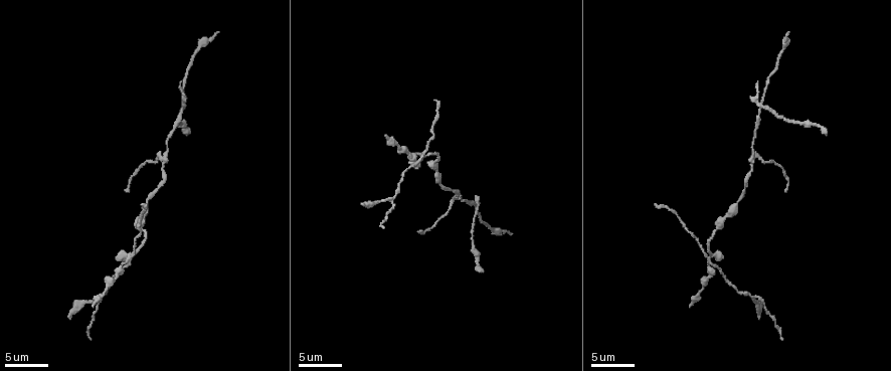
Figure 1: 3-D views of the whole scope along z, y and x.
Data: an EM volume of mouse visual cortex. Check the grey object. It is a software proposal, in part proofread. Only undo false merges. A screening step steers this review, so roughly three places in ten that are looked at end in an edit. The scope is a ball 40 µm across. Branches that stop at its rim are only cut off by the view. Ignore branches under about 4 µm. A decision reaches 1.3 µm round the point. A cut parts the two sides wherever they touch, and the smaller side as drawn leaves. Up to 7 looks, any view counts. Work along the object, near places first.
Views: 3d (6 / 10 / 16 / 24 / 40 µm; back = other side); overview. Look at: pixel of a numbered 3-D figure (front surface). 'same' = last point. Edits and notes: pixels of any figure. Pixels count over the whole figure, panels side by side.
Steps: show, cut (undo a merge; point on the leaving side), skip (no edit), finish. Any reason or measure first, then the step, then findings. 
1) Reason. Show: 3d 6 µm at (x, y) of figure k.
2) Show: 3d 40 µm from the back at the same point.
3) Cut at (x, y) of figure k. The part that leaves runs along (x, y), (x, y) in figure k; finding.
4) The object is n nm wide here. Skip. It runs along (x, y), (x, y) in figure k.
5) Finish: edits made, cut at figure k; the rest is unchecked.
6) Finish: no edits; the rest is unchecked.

Show: 3d 10 µm at (161, 155) of figure 1.

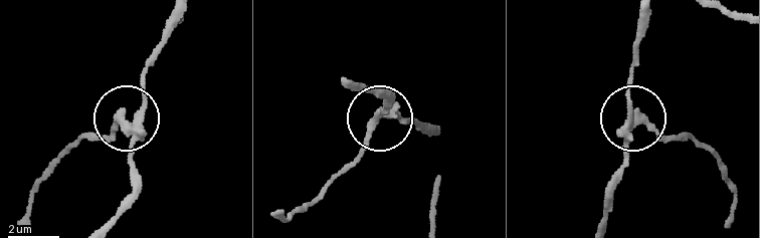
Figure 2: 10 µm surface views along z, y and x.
3 arms meet here. Cut at (111, 137) of figure 2. Two neurons meet here.

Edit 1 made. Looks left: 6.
See it whole again. Show: overview.

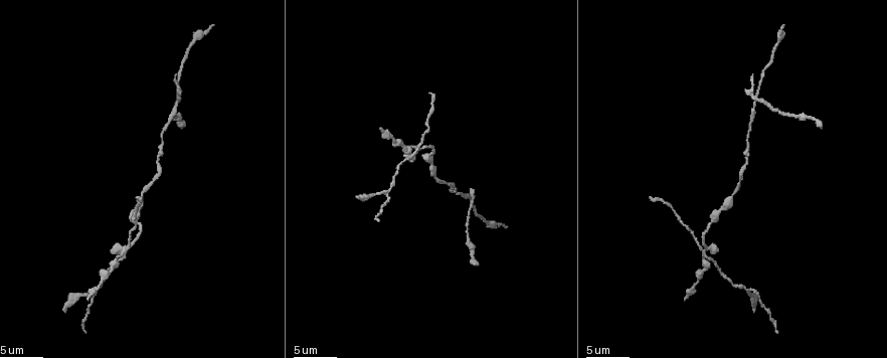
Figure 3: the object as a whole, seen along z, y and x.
Looks like a crossing. Show: 3d 10 µm at (470, 202) of figure 3.

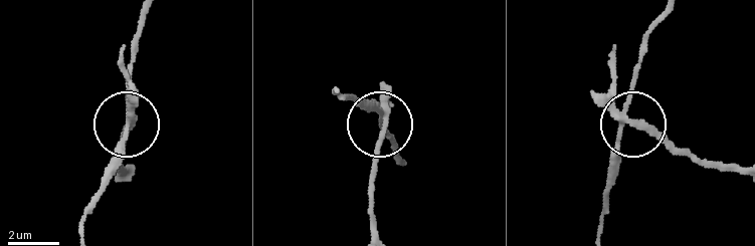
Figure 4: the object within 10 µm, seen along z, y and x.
Cut at (377, 148) of figure 4. The part that leaves runs along (385, 112), (373, 169), (373, 233) in figure 4; two neurons meet here.

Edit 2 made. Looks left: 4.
Show: overview.

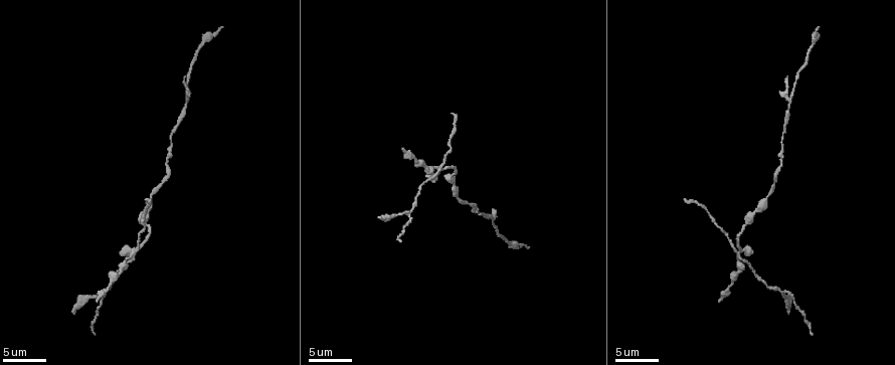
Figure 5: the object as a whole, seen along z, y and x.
A fork. Show: 3d 6 µm at (442, 162) of figure 5.

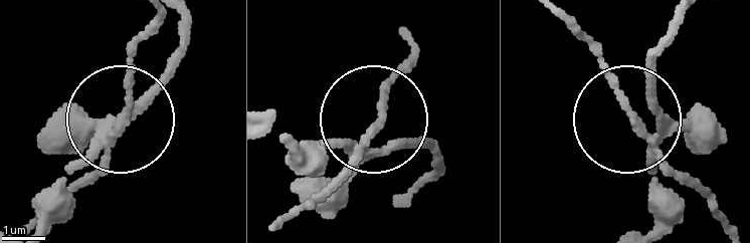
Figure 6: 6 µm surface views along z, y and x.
The side arm is 9 µm long; 3 arms meet here. Cut at (75, 184) of figure 6. A second neuron is stuck on.

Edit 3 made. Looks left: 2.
Redraw. Show: overview.

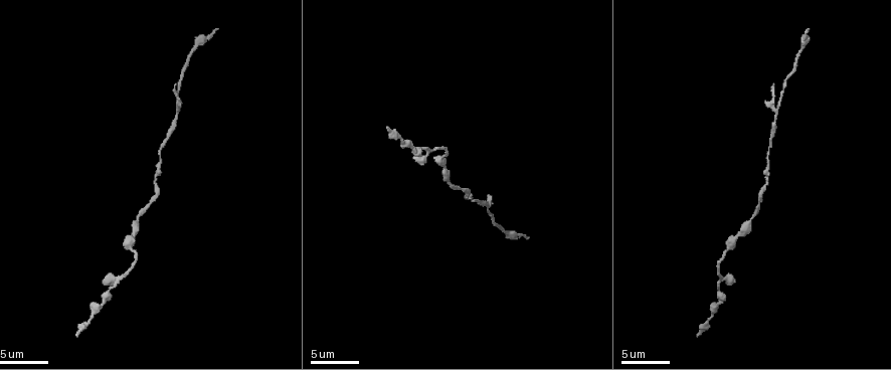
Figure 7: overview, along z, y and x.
Show: 3d 6 µm at (448, 184) of figure 7.

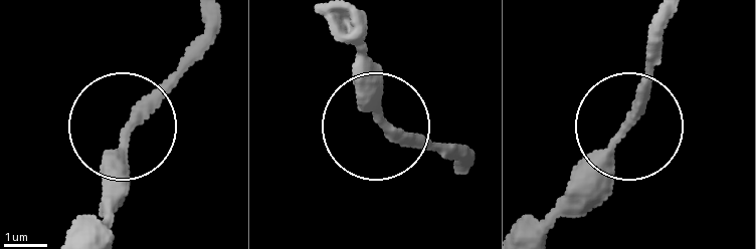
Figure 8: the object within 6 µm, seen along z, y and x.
The object is 220 nm wide here. Skip. It runs along (131, 128), (102, 225) in figure 8; one neuron here.

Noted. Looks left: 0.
Finish: edits made, cut at figure 2, cut at figure 4, cut at figure 6; the rest is unchecked.

